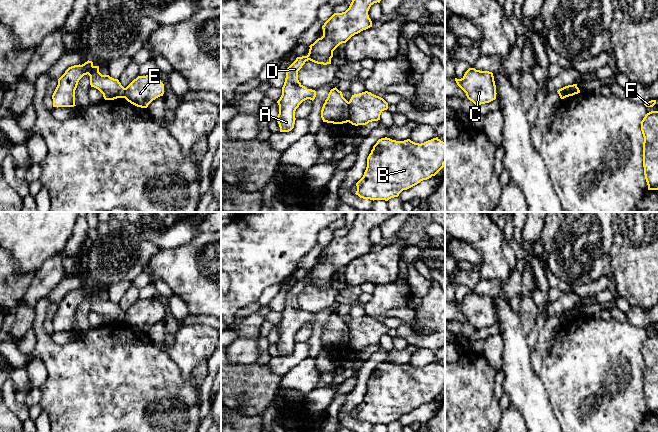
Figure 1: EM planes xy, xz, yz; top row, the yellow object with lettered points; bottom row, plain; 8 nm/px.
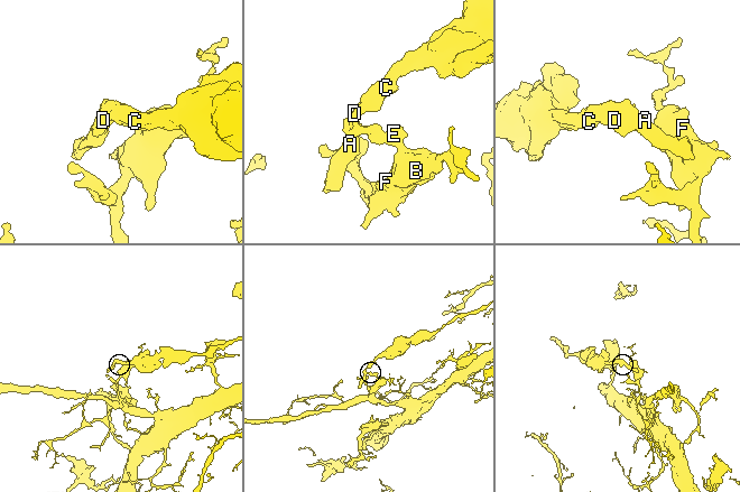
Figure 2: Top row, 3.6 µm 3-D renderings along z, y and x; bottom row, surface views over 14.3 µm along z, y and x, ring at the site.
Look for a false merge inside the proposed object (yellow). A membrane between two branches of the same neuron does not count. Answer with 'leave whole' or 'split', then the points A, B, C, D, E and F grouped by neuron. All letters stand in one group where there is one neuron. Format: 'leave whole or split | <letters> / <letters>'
split | A C D / B E F

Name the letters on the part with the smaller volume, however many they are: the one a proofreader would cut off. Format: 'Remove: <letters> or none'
Remove: A, C, D

